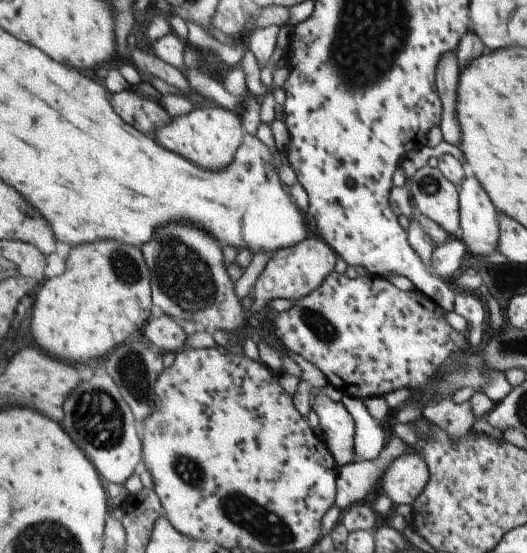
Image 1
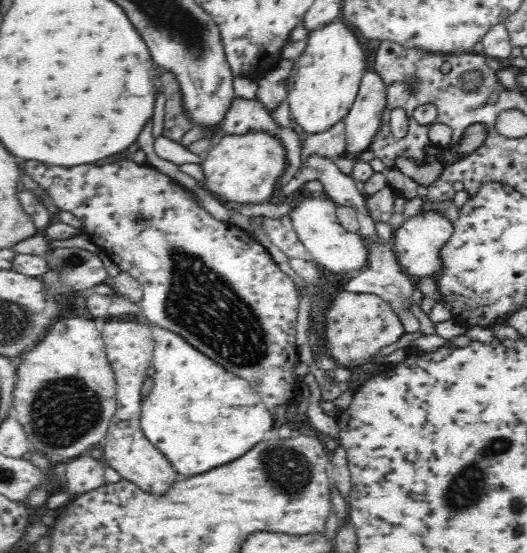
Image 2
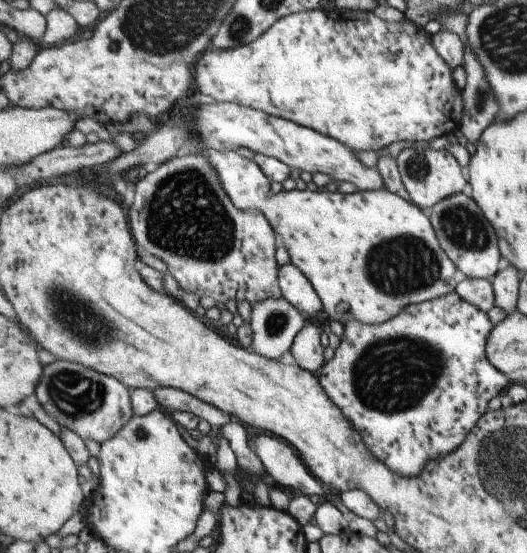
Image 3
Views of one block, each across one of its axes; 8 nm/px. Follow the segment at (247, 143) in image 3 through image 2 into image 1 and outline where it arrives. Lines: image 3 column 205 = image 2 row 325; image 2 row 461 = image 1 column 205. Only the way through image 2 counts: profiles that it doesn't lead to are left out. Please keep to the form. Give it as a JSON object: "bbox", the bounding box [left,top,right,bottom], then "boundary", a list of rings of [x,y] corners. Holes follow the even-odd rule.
{"bbox":[155,104,245,170],"boundary":[[[207,104],[196,105],[188,114],[173,117],[167,126],[155,132],[155,140],[167,150],[179,152],[181,156],[187,156],[187,160],[195,160],[195,164],[203,164],[207,170],[223,170],[235,160],[235,154],[243,144],[245,135],[240,115],[219,105]]]}

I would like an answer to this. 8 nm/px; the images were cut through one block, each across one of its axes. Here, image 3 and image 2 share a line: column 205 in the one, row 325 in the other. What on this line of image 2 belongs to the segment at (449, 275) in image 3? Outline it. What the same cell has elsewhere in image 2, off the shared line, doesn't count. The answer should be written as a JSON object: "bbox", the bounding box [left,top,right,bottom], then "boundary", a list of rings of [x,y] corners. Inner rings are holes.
{"bbox":[140,325,274,476],"boundary":[[[150,325],[154,339],[154,388],[143,398],[140,423],[146,438],[170,460],[176,472],[194,476],[232,462],[264,440],[274,418],[244,378],[214,364],[180,336]]]}

